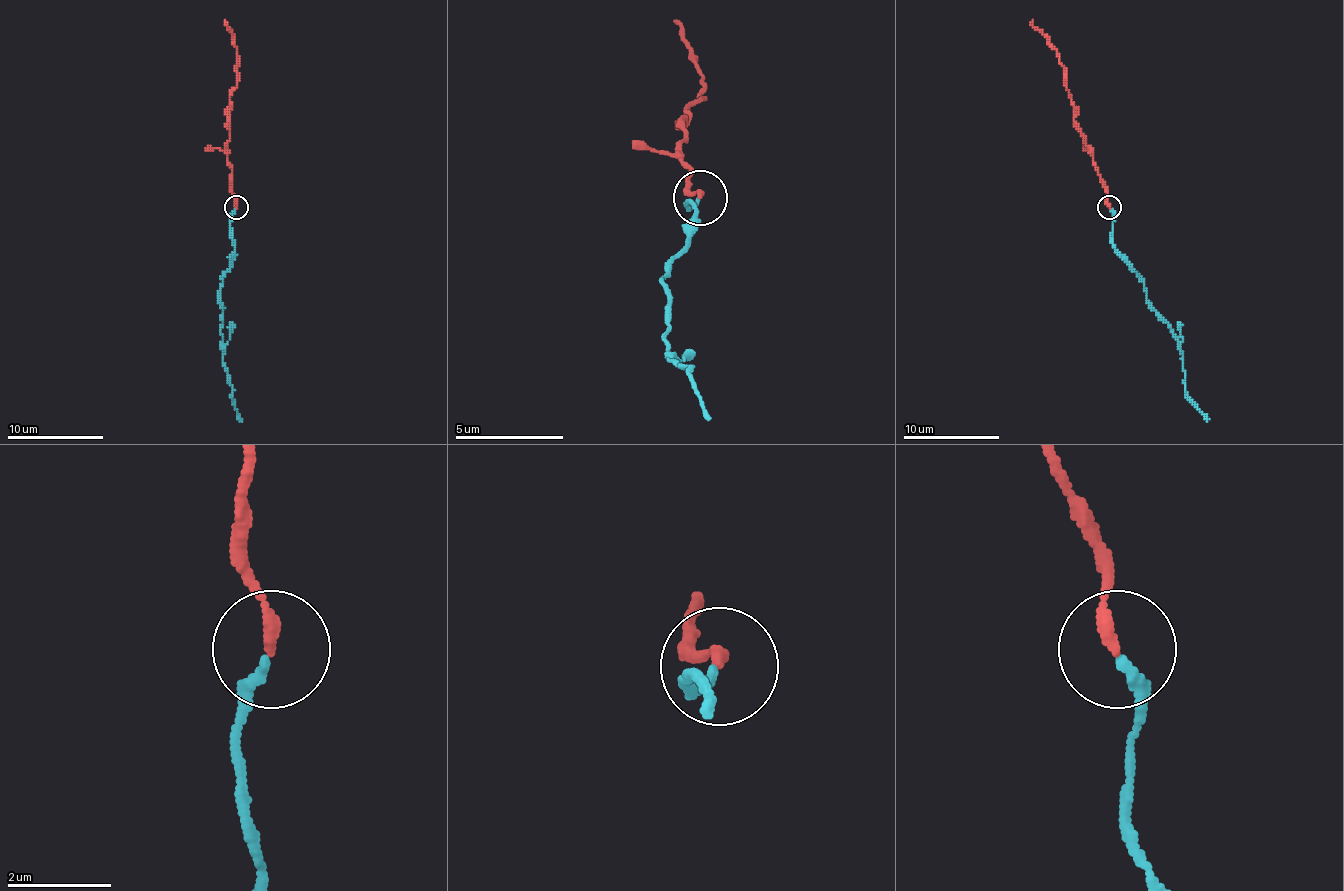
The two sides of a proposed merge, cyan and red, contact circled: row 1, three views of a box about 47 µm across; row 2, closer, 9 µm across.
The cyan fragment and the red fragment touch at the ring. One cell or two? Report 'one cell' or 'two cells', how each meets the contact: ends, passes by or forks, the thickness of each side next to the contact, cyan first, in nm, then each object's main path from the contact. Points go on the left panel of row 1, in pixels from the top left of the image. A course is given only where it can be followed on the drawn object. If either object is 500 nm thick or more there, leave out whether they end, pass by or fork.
two cells; cyan ends there; red ends there; 220 nm thick on the cyan side, 240 nm on the other; cyan runs (234, 208), (230, 223), (234, 252), (232, 266), (220, 283), (220, 329), (232, 397), (242, 421); red runs (237, 206), (227, 150), (230, 95), (237, 85), (237, 54), (225, 20)

